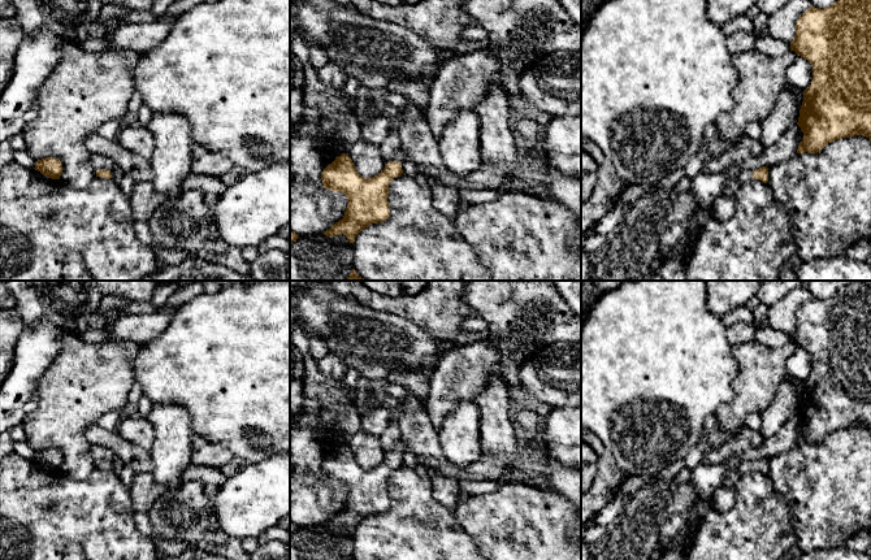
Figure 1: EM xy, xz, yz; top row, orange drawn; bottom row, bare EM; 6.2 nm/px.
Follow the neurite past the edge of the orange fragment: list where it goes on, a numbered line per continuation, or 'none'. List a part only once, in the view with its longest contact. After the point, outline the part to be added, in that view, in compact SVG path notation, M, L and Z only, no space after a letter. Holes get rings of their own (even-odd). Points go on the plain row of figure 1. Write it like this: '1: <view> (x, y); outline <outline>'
1: yz (731, 477); outline M745 461L736 469L727 472L723 478L723 485L725 485L727 487L734 489L741 474L745 473L746 470L753 469L753 464L754 464L754 461Z

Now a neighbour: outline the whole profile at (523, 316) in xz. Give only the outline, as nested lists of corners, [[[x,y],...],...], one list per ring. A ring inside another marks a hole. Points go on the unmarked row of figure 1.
[[[467,281],[462,299],[486,321],[484,338],[493,340],[499,352],[499,375],[507,386],[523,386],[519,368],[542,347],[555,342],[581,342],[581,318],[568,307],[552,281]]]

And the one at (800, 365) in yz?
[[[797,347],[793,355],[785,363],[786,375],[805,382],[812,373],[812,357],[801,347]]]

